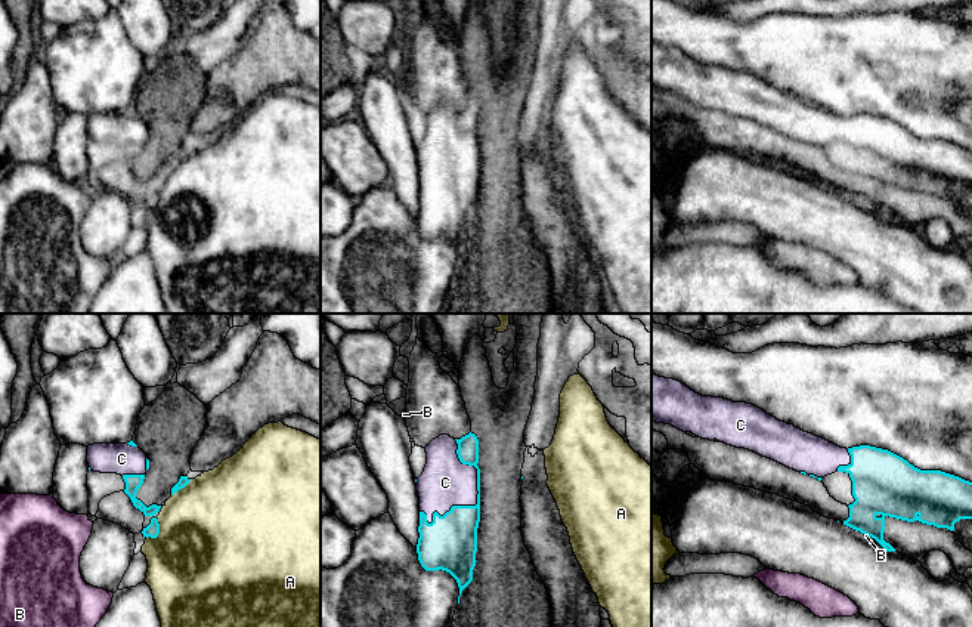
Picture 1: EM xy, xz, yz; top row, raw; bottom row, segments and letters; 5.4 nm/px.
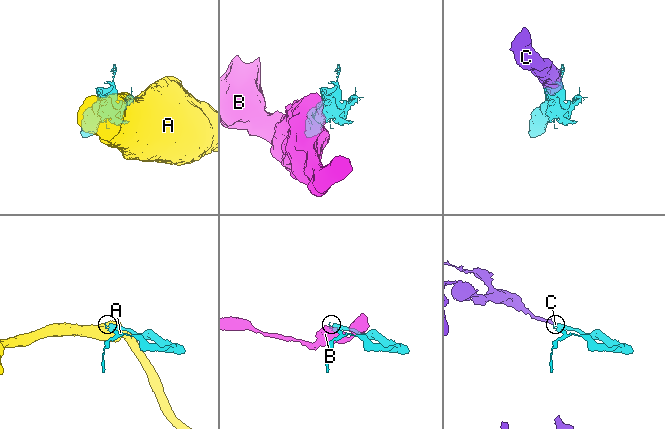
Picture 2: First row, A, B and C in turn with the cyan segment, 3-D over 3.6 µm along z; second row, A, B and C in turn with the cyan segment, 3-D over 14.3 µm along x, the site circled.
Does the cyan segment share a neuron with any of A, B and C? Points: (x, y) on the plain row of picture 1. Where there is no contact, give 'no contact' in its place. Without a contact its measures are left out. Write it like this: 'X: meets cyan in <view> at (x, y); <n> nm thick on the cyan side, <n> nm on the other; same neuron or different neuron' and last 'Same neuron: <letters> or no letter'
A: meets cyan in xy at (158, 201); 80 nm thick on the cyan side, 500 nm on the other; different neuron
B: meets cyan in yz at (872, 206); 260 nm thick on the cyan side, 20 nm on the other; different neuron
C: meets cyan in xz at (477, 163); 240 nm thick on the cyan side, 260 nm on the other; same neuron
Same neuron: C

